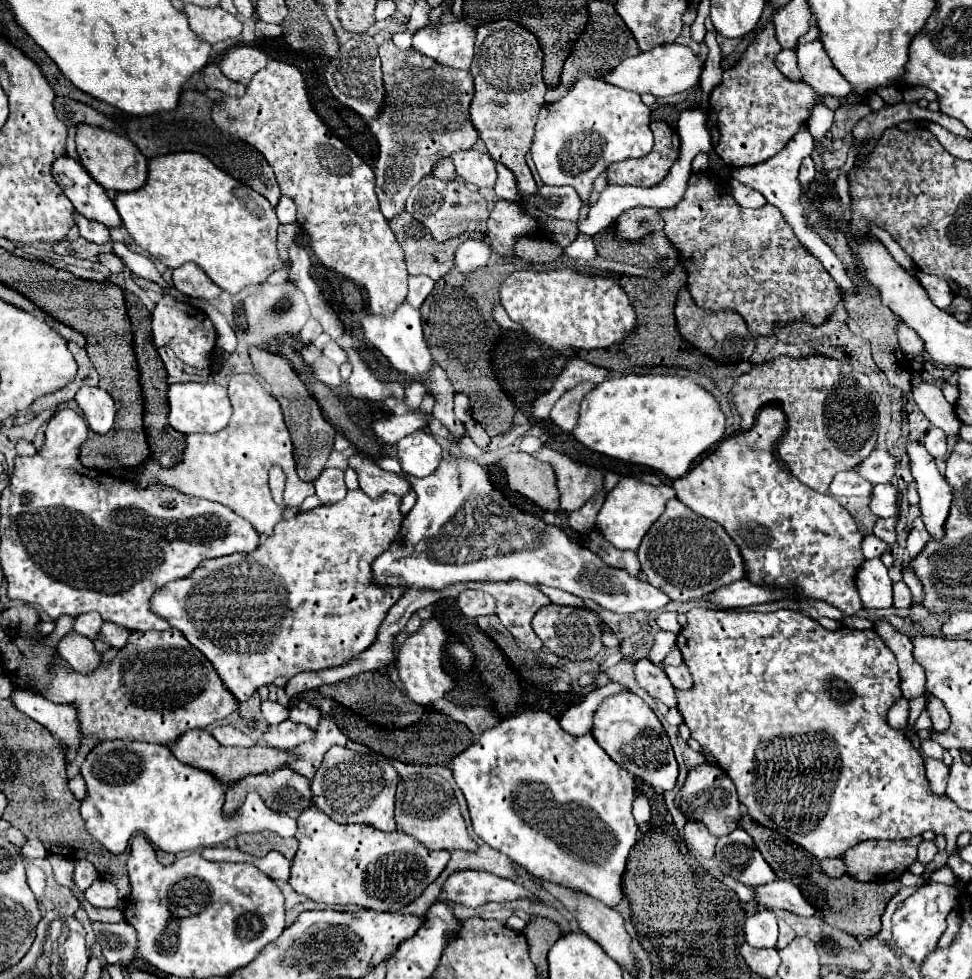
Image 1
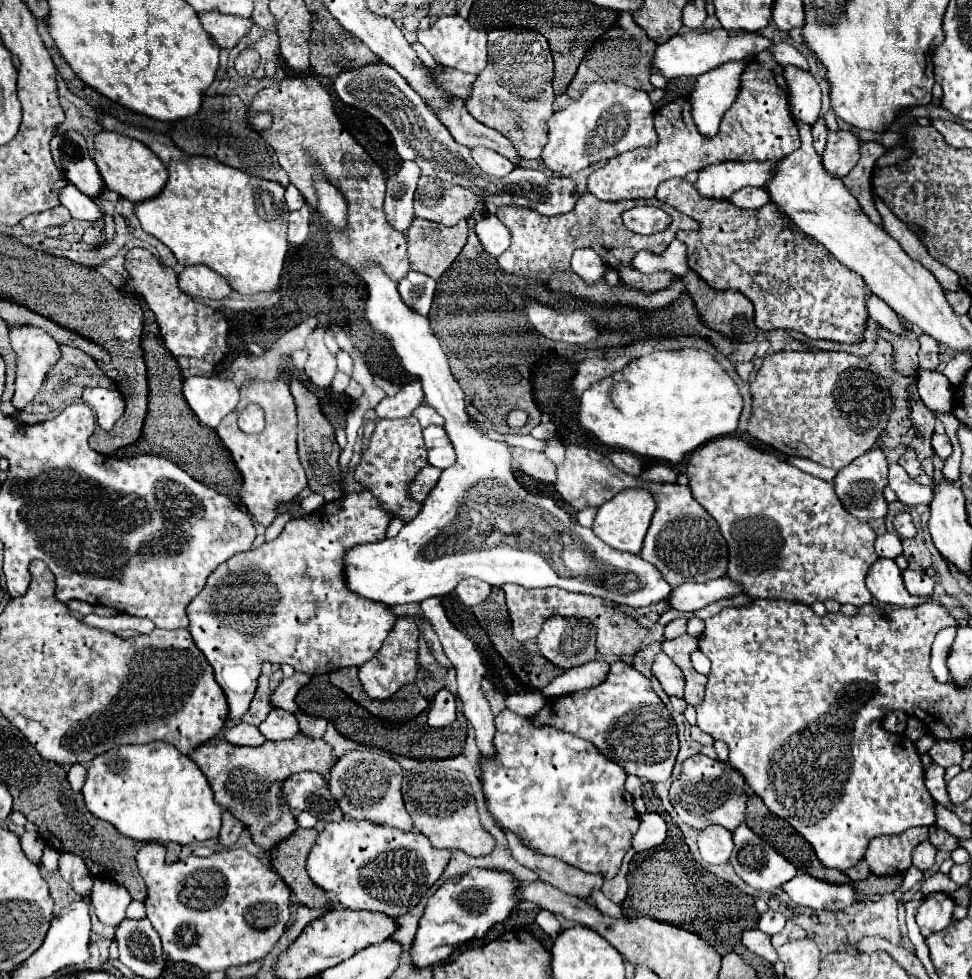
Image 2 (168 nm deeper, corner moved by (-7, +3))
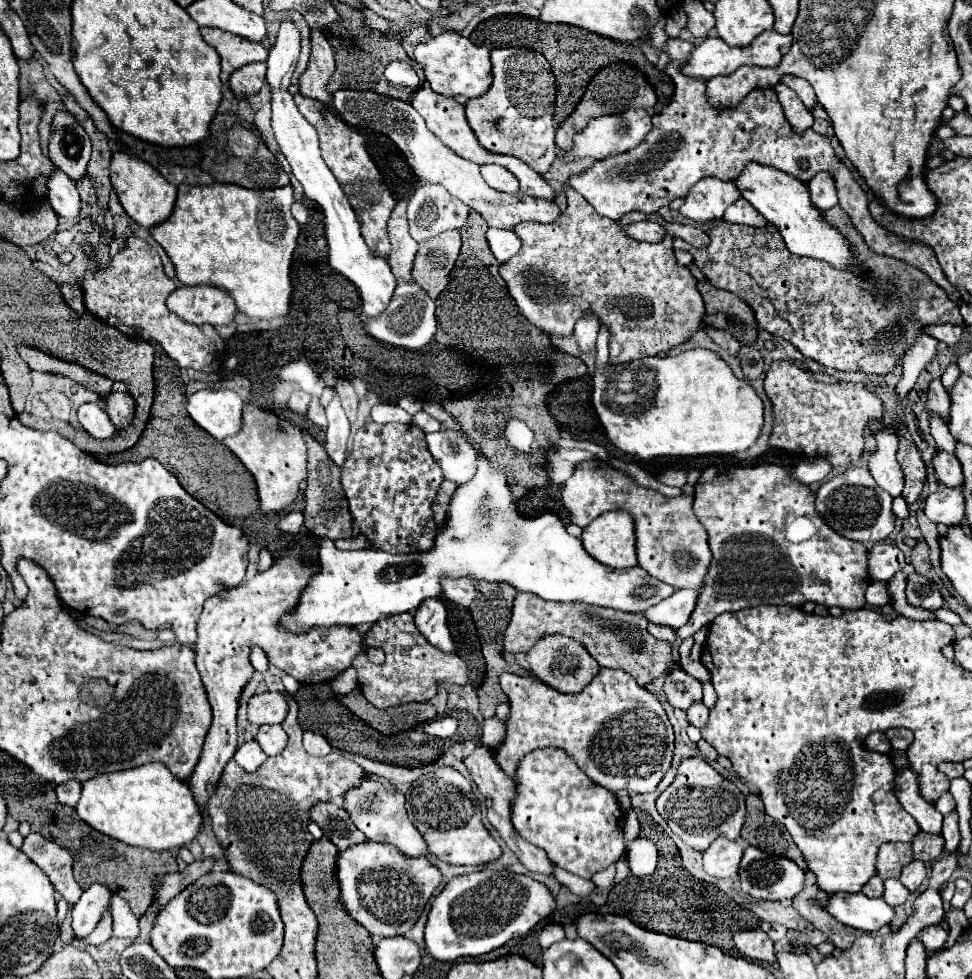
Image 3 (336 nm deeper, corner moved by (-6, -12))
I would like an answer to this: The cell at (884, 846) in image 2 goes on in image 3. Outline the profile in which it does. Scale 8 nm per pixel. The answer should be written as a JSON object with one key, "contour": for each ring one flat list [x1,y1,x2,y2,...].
{"contour":[[902,842,884,844,880,848,880,852,878,852,876,874,882,880,886,880,886,878,900,878,902,866,906,866,912,860,914,860,914,856,912,856,910,844,902,844]]}

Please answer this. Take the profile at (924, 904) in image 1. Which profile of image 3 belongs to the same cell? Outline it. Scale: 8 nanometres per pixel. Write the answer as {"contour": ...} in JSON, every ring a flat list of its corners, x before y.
{"contour":[[932,924,932,926,926,926,920,936,922,936,924,946,930,952,936,952,936,950,940,950,944,946,944,942,948,938,948,930,944,930,940,924]]}

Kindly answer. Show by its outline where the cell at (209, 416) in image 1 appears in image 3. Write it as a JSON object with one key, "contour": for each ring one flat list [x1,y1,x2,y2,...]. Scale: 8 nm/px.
{"contour":[[198,390,188,398,190,418,216,440,238,434,242,428,242,398,234,390]]}

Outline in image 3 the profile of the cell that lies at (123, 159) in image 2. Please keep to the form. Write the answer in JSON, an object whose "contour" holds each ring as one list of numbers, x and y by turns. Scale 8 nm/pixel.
{"contour":[[116,150,112,154,112,162,110,162,110,178,112,178,112,186,116,188,116,194,120,198,122,208,138,226,150,230,150,228,154,228,154,224,168,220,168,216,172,214,174,202,176,202,176,186,170,184,148,162,134,158,134,156,128,156,122,150]]}

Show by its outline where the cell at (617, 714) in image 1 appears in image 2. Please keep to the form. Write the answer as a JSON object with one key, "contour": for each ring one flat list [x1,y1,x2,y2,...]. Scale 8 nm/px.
{"contour":[[621,661,611,663,607,679,593,687,593,689,583,689,573,695,557,697,557,699,547,699,545,707,533,717,537,725,551,725,561,731,573,733,581,739,591,741,605,757,621,765,629,775,637,775,639,779,645,779,649,783,661,783,671,779,671,771,679,753,679,739,677,739,677,725,673,717,669,715,667,707,661,703,661,699,655,695,651,689,651,683,645,675,635,671,631,665,625,665]]}

